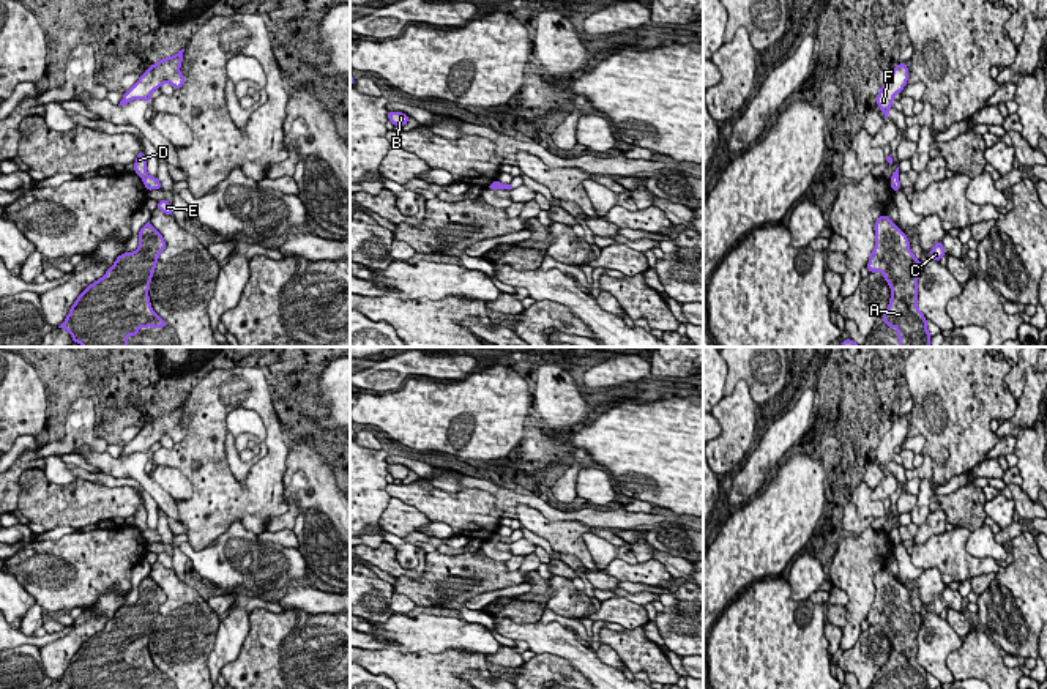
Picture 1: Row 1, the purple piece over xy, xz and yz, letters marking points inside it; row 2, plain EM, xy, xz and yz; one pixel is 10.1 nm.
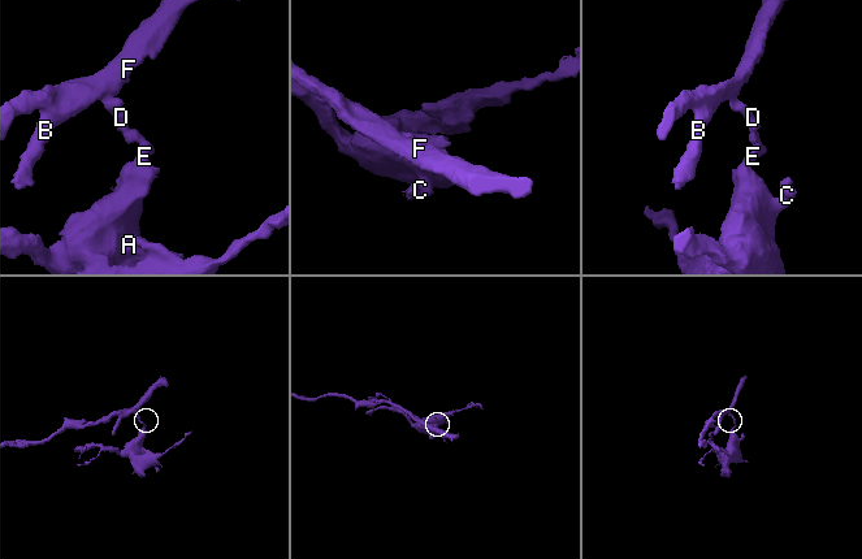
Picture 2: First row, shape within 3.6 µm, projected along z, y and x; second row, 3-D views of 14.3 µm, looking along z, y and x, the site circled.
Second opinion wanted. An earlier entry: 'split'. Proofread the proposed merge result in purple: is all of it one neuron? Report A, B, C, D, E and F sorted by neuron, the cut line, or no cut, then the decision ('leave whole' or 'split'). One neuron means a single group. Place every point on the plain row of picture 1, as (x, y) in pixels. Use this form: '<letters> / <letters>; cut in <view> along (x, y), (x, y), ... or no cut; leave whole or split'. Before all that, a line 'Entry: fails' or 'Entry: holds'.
Entry: holds
A C E / B D F; cut in xy along (147, 527), (142, 532); split

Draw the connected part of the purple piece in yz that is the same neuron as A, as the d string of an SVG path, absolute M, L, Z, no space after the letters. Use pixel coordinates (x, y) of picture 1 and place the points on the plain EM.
M881 568L874 579L875 601L867 615L869 626L880 624L891 642L883 676L897 681L896 689L930 689L927 672L918 662L918 632L922 616L910 602L908 590Z

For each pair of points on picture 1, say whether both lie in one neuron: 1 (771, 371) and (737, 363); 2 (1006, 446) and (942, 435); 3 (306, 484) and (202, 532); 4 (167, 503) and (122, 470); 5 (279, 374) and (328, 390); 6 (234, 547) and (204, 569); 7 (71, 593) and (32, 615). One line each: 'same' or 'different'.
1: same
2: different
3: different
4: same
5: different
6: same
7: different

